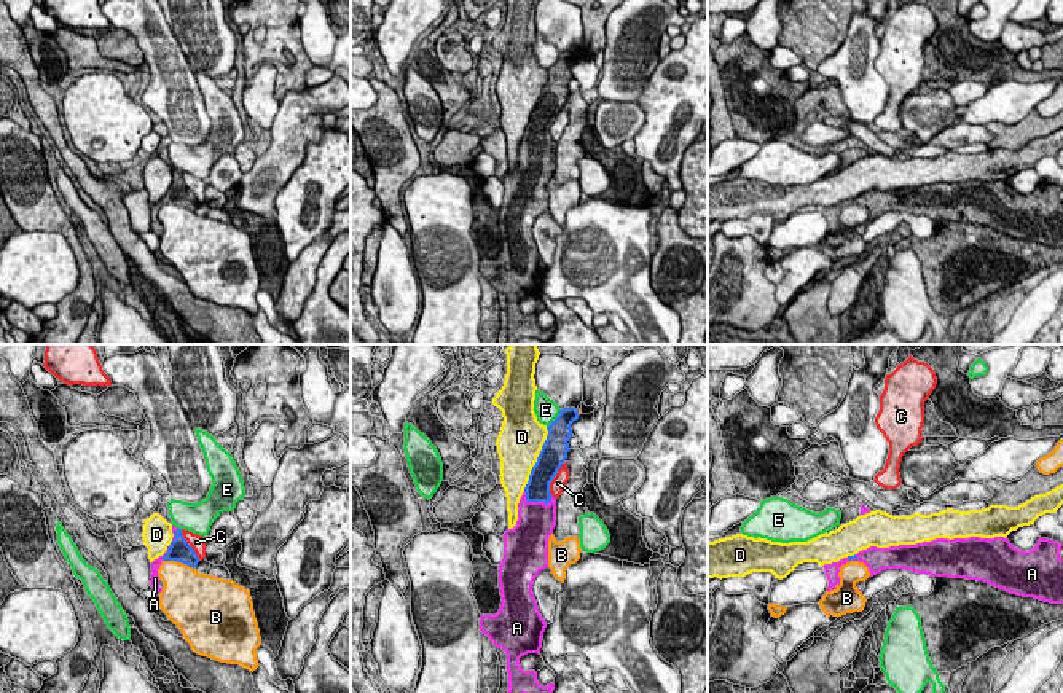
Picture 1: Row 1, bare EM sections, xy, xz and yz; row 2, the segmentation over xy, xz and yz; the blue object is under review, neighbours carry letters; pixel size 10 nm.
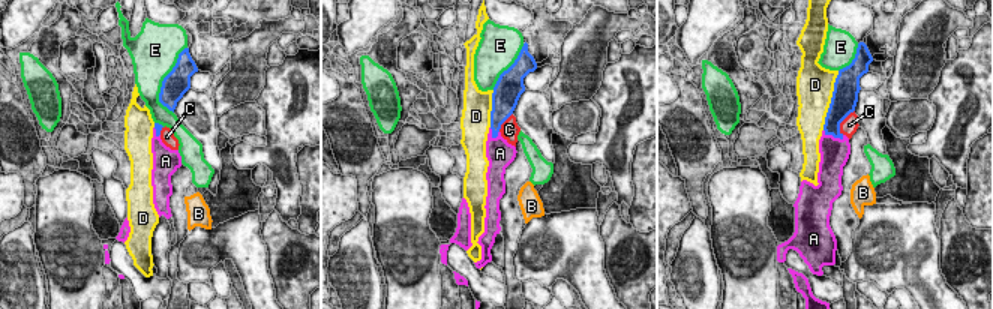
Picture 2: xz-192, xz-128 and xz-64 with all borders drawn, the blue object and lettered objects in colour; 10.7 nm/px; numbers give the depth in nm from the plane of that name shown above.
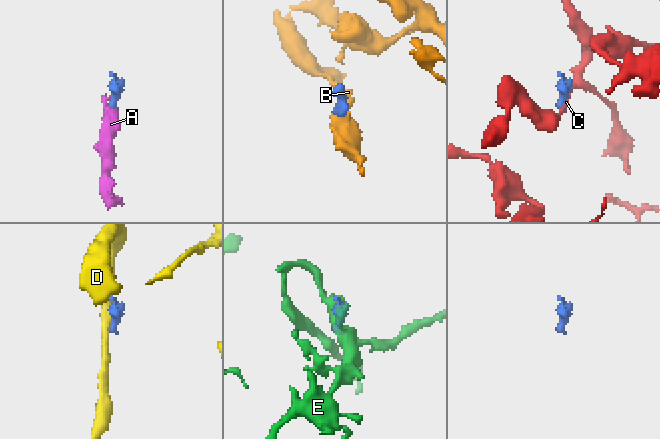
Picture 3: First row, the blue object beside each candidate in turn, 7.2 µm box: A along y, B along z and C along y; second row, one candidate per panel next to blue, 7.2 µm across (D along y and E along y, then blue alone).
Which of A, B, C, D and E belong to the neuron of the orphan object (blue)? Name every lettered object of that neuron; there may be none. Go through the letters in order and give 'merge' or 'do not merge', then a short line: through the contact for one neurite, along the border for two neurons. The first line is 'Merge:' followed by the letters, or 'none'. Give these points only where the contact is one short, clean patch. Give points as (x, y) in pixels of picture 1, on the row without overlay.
Merge: A
A: merge
B: do not merge
C: do not merge
D: do not merge
E: do not merge

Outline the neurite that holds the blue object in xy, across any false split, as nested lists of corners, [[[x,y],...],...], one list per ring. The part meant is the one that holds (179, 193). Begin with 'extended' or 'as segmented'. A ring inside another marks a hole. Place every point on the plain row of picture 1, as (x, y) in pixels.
extended | [[[172,169],[172,177],[174,177],[174,180],[172,180],[172,185],[167,190],[166,196],[151,206],[150,229],[158,236],[163,234],[163,231],[159,229],[159,218],[158,218],[158,212],[163,204],[177,204],[177,206],[186,207],[193,212],[199,206],[199,201],[196,199],[194,193],[183,182],[182,172]]]

